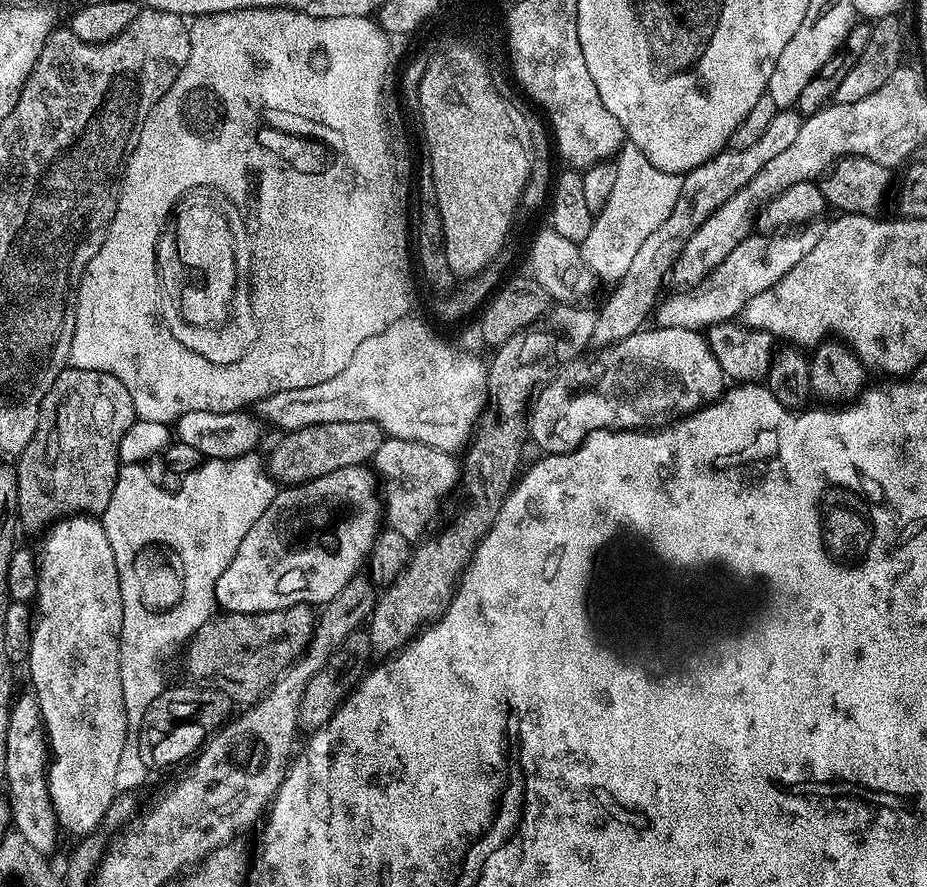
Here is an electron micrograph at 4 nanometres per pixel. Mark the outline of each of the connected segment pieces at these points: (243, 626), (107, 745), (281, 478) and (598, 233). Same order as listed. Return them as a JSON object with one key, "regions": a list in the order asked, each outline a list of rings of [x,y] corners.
{"regions":[[[[299,604],[262,614],[213,615],[201,628],[195,629],[192,639],[187,641],[184,664],[196,679],[193,681],[229,680],[242,695],[249,696],[249,701],[255,702],[304,655],[314,631],[312,612],[309,605]]],[[[87,514],[67,516],[63,520],[56,521],[47,532],[41,550],[38,550],[37,577],[38,591],[36,593],[36,617],[31,634],[31,646],[28,649],[28,676],[32,679],[31,691],[36,697],[40,707],[40,719],[46,733],[50,759],[48,761],[48,793],[52,799],[52,808],[56,812],[56,823],[61,829],[73,832],[76,838],[83,838],[95,833],[104,823],[106,810],[110,810],[112,799],[118,795],[114,786],[114,778],[118,771],[118,762],[122,759],[122,746],[126,746],[128,737],[128,719],[126,718],[126,706],[122,702],[122,674],[120,636],[121,624],[124,621],[124,604],[121,601],[121,584],[118,578],[117,563],[114,561],[114,552],[110,547],[110,540],[106,537],[103,523],[97,518]]],[[[330,422],[279,438],[281,440],[277,442],[276,449],[266,456],[266,467],[277,485],[291,486],[308,484],[314,478],[322,478],[322,474],[334,474],[334,470],[364,466],[375,461],[378,446],[382,446],[386,437],[374,422]]],[[[625,143],[616,153],[614,163],[616,173],[614,186],[610,190],[610,198],[606,198],[606,206],[602,206],[602,210],[595,213],[590,234],[586,234],[586,238],[579,243],[582,261],[589,270],[601,281],[604,279],[610,282],[617,282],[626,274],[629,265],[634,262],[634,257],[638,255],[642,242],[646,242],[646,238],[650,238],[650,234],[654,234],[654,230],[658,230],[662,222],[672,217],[672,212],[682,200],[681,177],[674,172],[658,170],[658,166],[654,166],[650,158],[646,158],[646,154],[642,154],[642,150],[638,150],[633,144]]]]}

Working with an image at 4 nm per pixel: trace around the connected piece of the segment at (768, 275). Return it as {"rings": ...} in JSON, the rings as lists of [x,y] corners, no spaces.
{"rings":[[[801,227],[793,231],[796,232],[794,234],[778,232],[775,236],[758,232],[749,233],[746,239],[738,243],[734,250],[730,250],[730,254],[702,282],[676,291],[678,293],[657,305],[654,312],[657,327],[699,331],[735,319],[743,311],[749,298],[772,289],[798,262],[806,258],[814,247],[818,246],[821,231],[810,232],[807,228],[809,227]]]}

